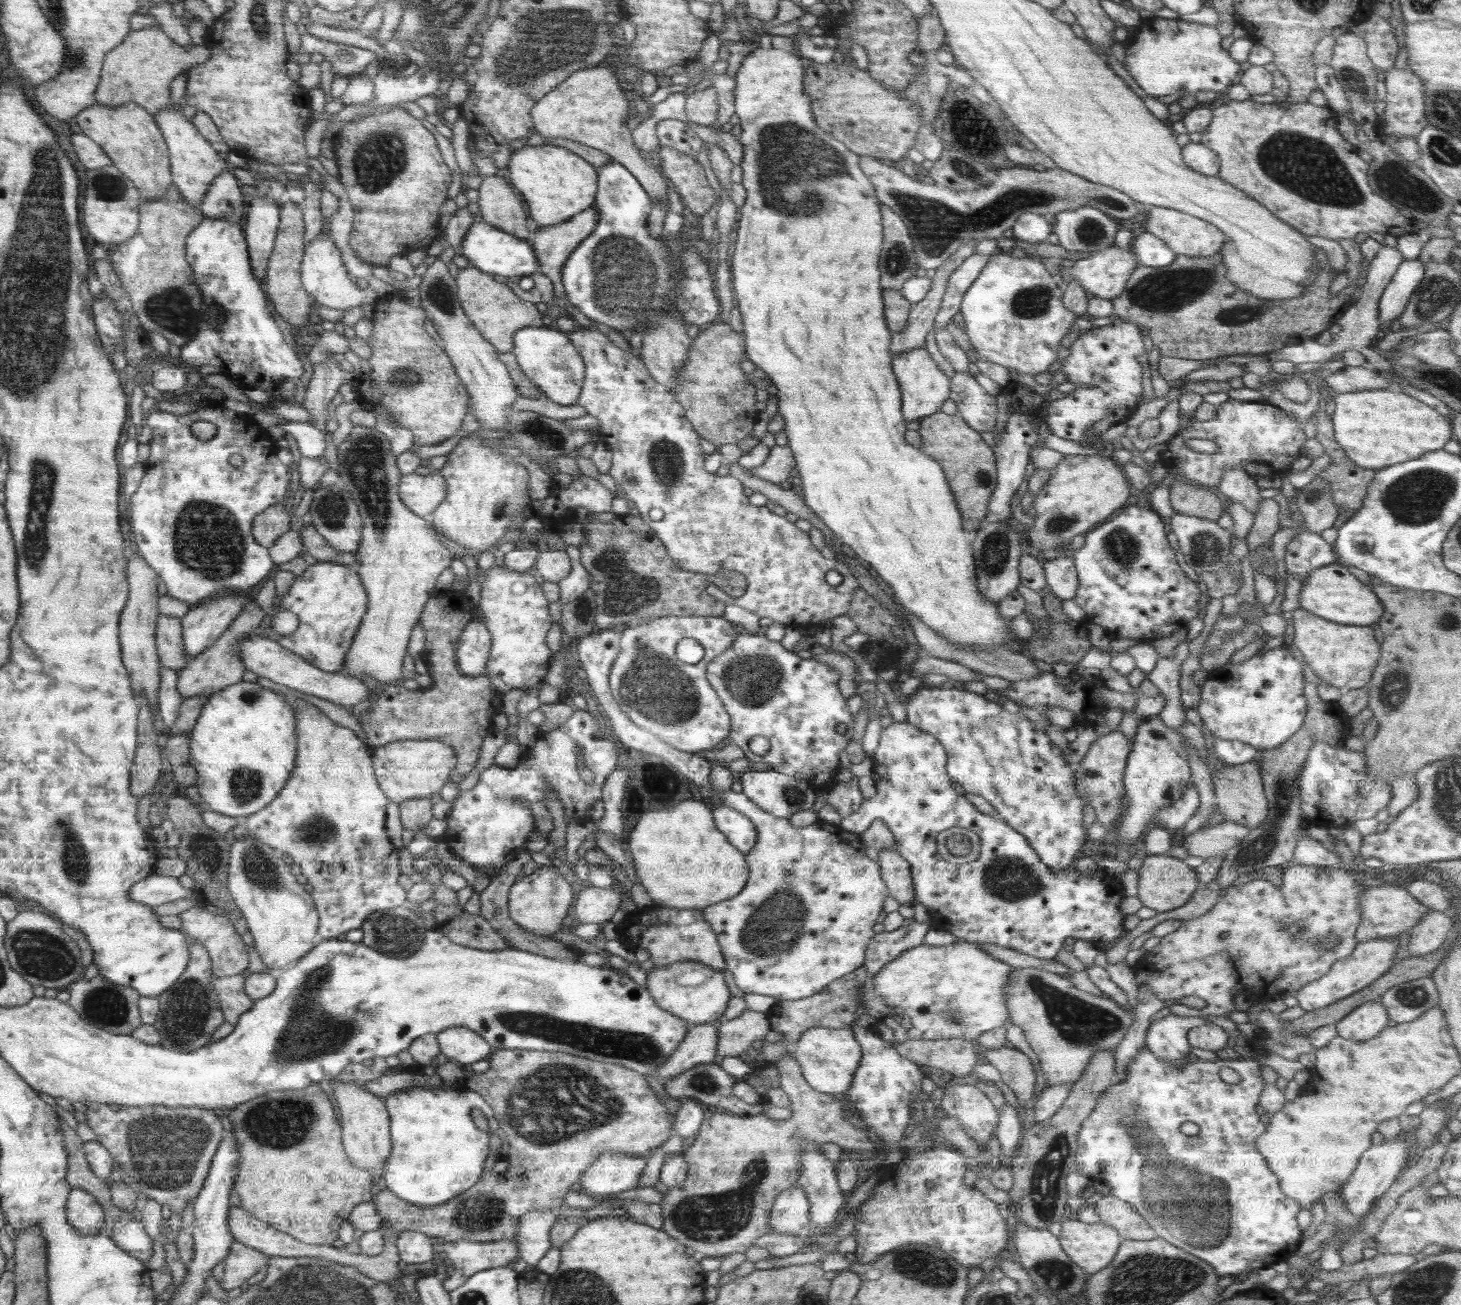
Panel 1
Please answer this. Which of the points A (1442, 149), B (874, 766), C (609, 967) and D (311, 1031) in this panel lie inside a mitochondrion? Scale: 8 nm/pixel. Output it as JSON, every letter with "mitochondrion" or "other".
{"A":"mitochondrion","B":"other","C":"other","D":"mitochondrion"}

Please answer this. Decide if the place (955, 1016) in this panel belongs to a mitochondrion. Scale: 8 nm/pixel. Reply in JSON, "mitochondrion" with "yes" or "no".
{"mitochondrion":"yes"}

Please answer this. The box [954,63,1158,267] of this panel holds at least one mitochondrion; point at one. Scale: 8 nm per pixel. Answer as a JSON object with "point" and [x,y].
{"point":[1091,231]}

